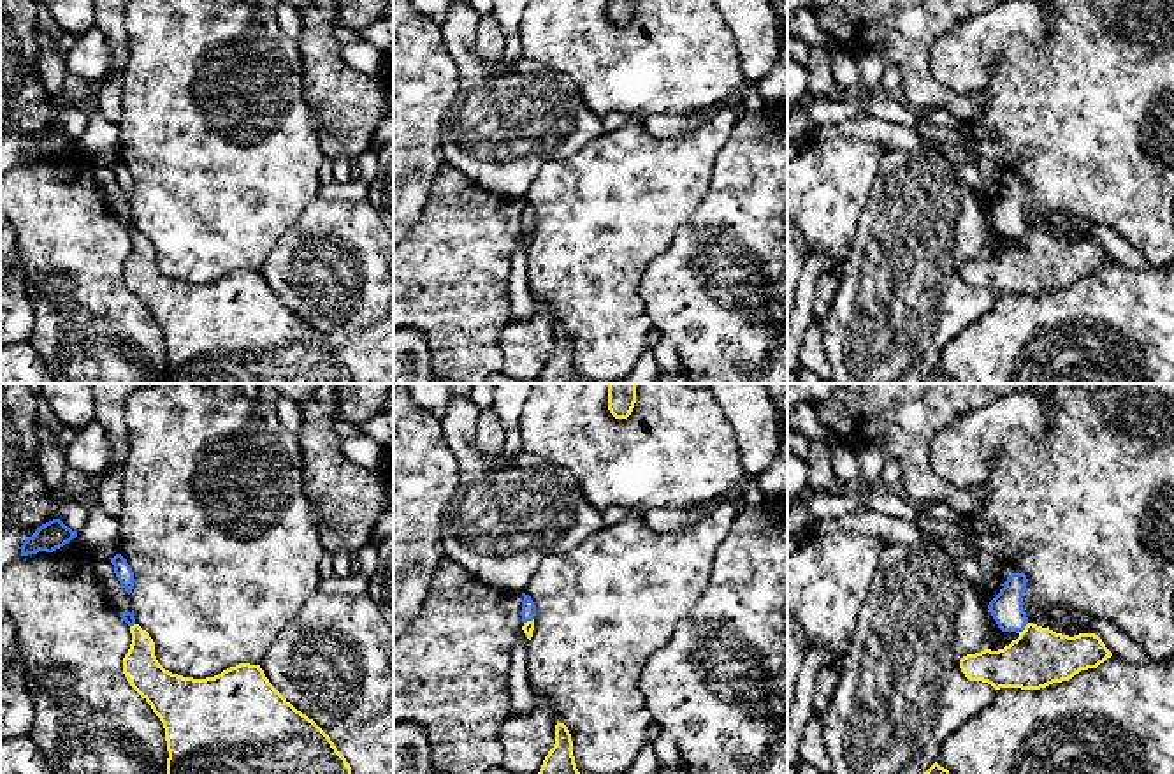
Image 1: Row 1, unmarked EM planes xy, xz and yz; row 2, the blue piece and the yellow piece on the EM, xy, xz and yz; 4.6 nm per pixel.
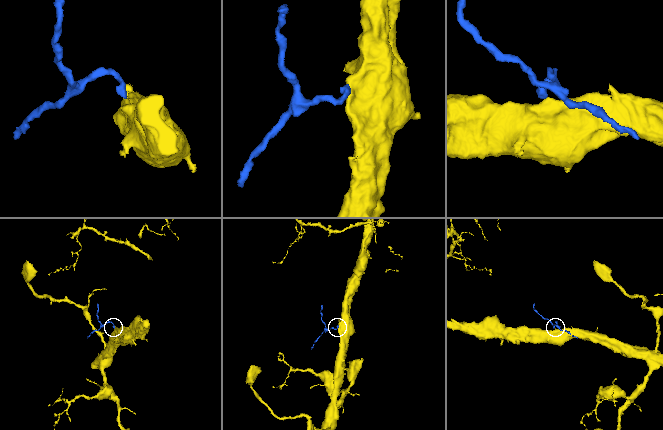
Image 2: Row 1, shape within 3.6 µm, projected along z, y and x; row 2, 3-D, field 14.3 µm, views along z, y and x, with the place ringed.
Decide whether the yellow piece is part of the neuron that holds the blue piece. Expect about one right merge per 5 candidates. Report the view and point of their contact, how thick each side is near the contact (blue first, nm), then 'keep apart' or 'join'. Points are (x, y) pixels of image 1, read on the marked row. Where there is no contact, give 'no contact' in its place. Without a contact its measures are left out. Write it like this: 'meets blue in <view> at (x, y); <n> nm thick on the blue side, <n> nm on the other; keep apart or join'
meets blue in yz at (1023, 628); 150 nm thick on the blue side, 280 nm on the other; keep apart

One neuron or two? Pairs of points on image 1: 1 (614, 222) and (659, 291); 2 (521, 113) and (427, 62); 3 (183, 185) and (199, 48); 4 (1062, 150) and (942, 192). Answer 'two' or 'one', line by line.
1: two
2: two
3: one
4: two

